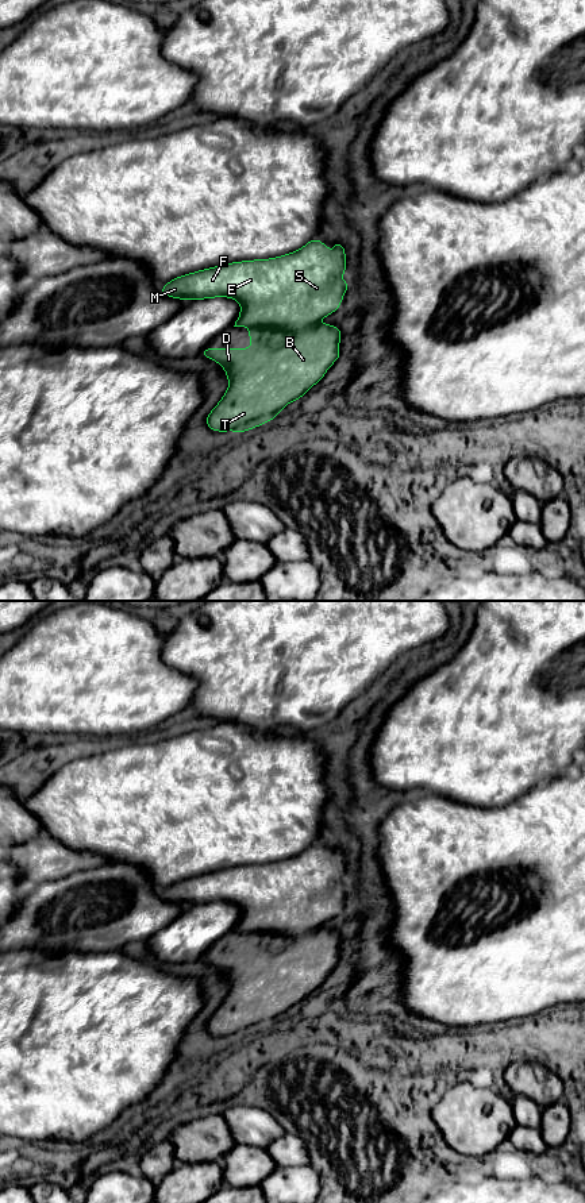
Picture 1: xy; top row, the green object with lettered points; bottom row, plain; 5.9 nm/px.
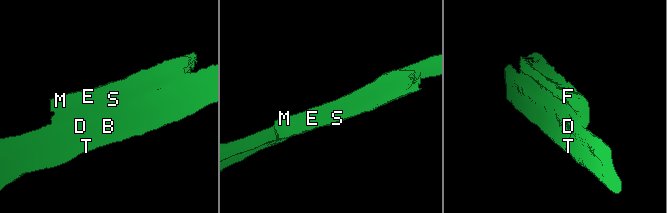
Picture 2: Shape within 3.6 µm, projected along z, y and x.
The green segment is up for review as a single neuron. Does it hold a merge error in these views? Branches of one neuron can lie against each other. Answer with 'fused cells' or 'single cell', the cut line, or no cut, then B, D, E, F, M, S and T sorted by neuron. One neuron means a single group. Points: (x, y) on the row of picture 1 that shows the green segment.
fused cells; cut xy (314, 324), (306, 328), (249, 328); groups B D T / E F M S

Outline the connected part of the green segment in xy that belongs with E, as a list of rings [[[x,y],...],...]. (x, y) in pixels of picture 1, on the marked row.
[[[319,239],[301,248],[269,259],[231,262],[180,275],[161,288],[166,297],[178,300],[204,300],[228,297],[240,304],[234,327],[301,329],[315,325],[334,313],[343,301],[349,282],[340,275],[347,271],[343,244],[335,242],[334,251]]]

